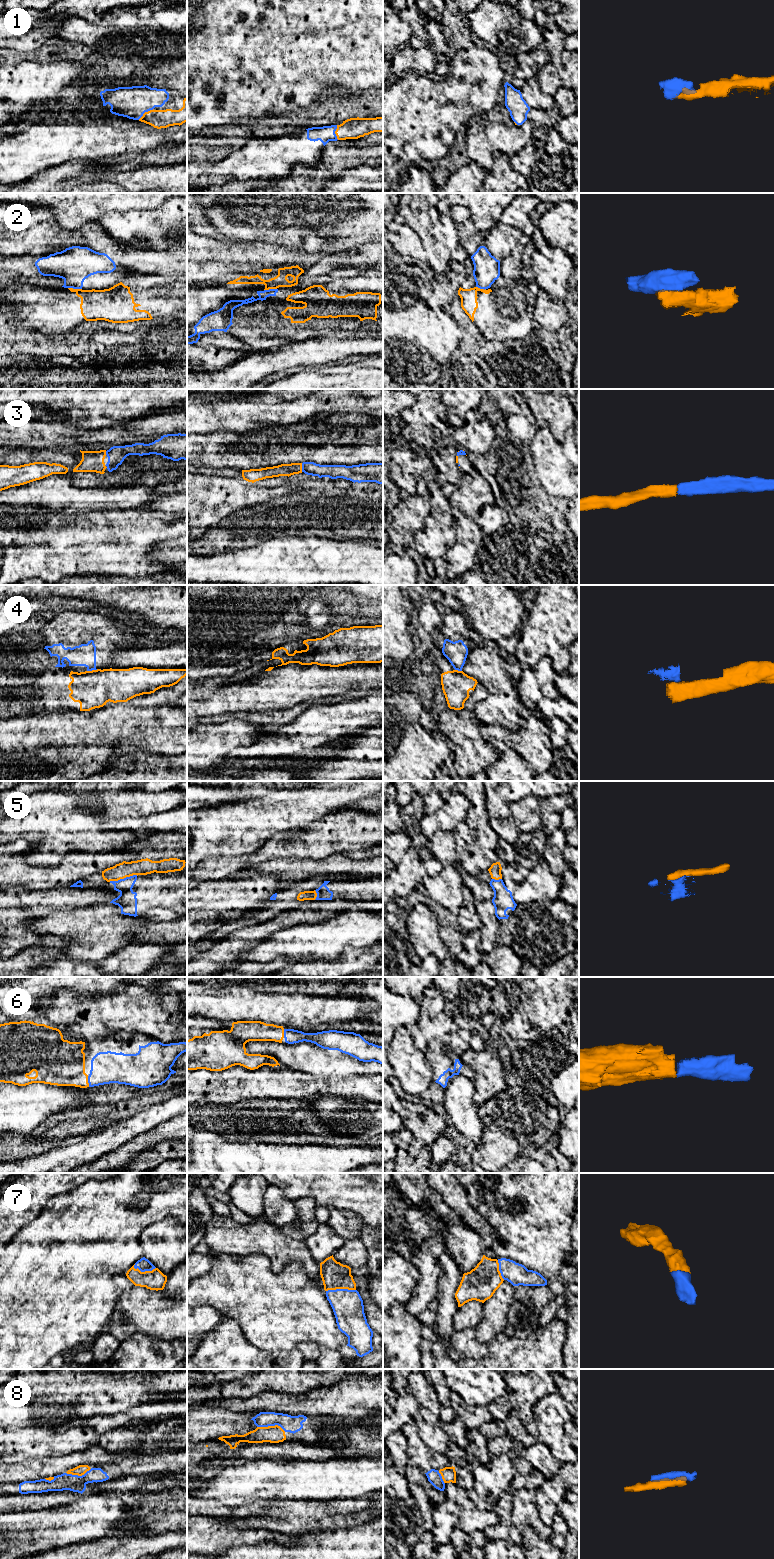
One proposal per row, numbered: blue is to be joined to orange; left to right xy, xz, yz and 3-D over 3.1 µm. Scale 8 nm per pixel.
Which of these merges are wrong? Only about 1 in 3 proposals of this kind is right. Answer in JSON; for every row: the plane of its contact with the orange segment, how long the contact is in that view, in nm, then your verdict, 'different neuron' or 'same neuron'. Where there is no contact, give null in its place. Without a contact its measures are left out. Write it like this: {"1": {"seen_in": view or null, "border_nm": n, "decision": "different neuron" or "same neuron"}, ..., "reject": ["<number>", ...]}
{"1": {"seen_in": "xy", "border_nm": 160, "decision": "same neuron"}, "2": {"seen_in": "xy", "border_nm": 110, "decision": "different neuron"}, "3": {"seen_in": "xz", "border_nm": 70, "decision": "same neuron"}, "4": {"seen_in": "xy", "border_nm": 90, "decision": "different neuron"}, "5": {"seen_in": "xy", "border_nm": 240, "decision": "different neuron"}, "6": {"seen_in": "xy", "border_nm": 90, "decision": "same neuron"}, "7": {"seen_in": "xz", "border_nm": 240, "decision": "same neuron"}, "8": {"seen_in": "xz", "border_nm": 240, "decision": "same neuron"}, "reject": ["2", "4", "5"]}

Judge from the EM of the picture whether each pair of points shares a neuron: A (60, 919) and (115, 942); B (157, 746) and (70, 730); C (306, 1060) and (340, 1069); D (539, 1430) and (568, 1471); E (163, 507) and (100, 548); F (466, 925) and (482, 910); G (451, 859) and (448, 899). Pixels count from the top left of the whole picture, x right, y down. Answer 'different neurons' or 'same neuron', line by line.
A: same neuron
B: same neuron
C: same neuron
D: different neurons
E: different neurons
F: different neurons
G: same neuron

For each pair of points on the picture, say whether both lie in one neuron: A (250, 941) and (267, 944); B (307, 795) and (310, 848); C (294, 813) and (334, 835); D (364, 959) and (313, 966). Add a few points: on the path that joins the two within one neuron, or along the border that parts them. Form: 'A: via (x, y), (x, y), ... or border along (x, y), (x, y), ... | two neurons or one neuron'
A: border along (277, 931), (252, 946), (244, 947) | two neurons
B: border along (330, 813), (299, 830) | two neurons
C: border along (333, 812), (299, 830) | two neurons
D: via (351, 965), (326, 966) | one neuron

